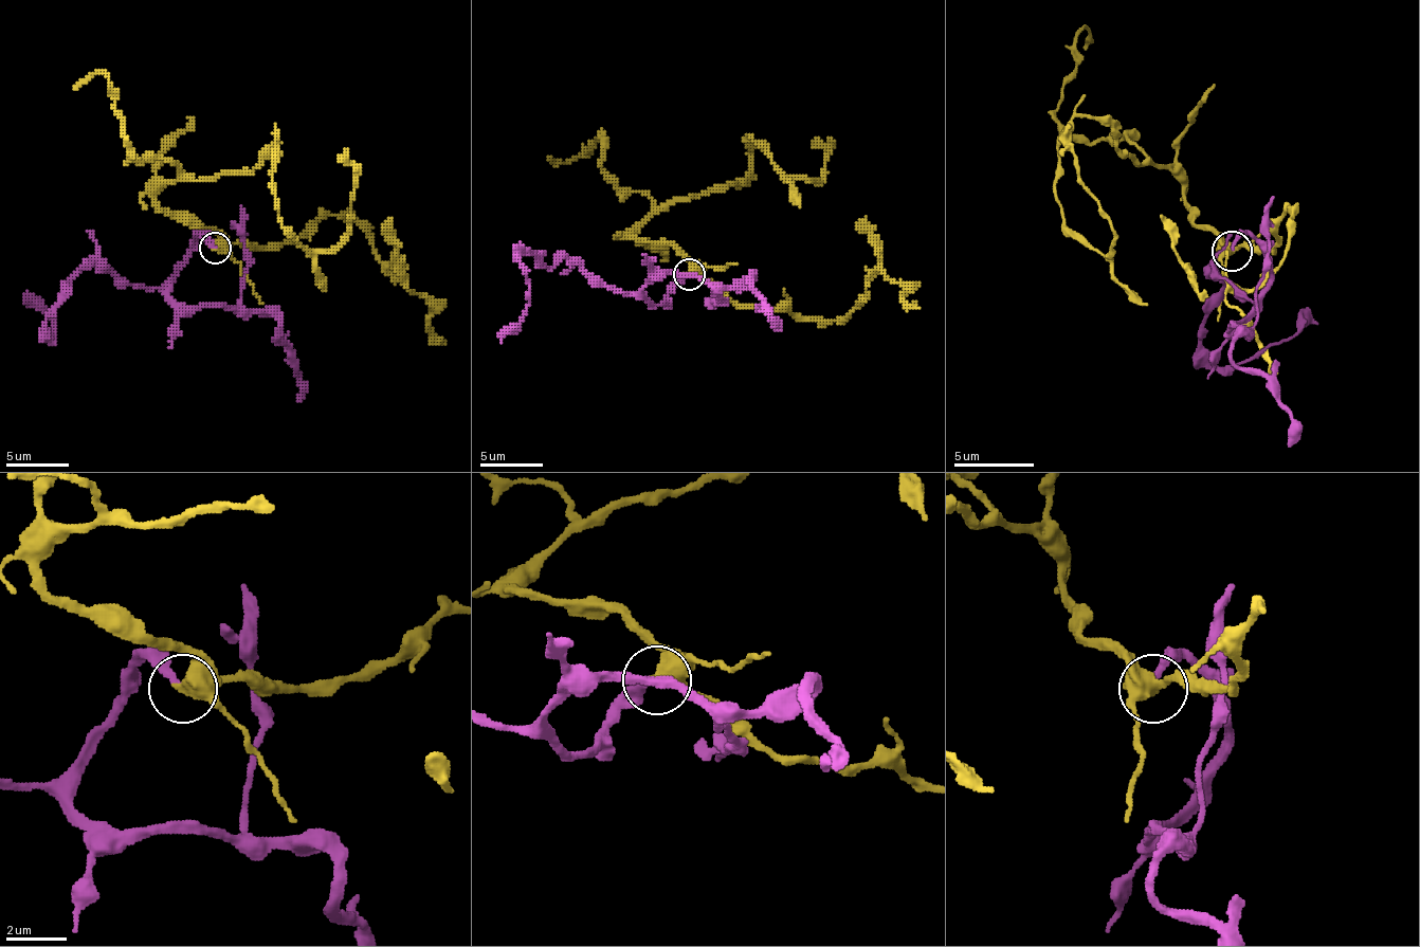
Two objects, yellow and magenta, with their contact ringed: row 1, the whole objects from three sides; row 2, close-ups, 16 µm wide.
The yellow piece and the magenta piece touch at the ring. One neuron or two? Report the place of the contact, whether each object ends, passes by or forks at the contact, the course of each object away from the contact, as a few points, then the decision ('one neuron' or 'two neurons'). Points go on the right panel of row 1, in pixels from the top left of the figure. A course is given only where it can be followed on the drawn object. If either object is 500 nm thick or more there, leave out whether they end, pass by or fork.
at (1232, 251); yellow passes by; magenta ends there; yellow runs (1231, 250), (1190, 217), (1170, 169), (1078, 117), (1054, 201), (1094, 250), (1110, 254), (1110, 217), (1070, 125); magenta runs (1231, 250), (1242, 237), (1271, 270), (1255, 302), (1211, 274), (1215, 366), (1287, 342), (1307, 306); one neuron

